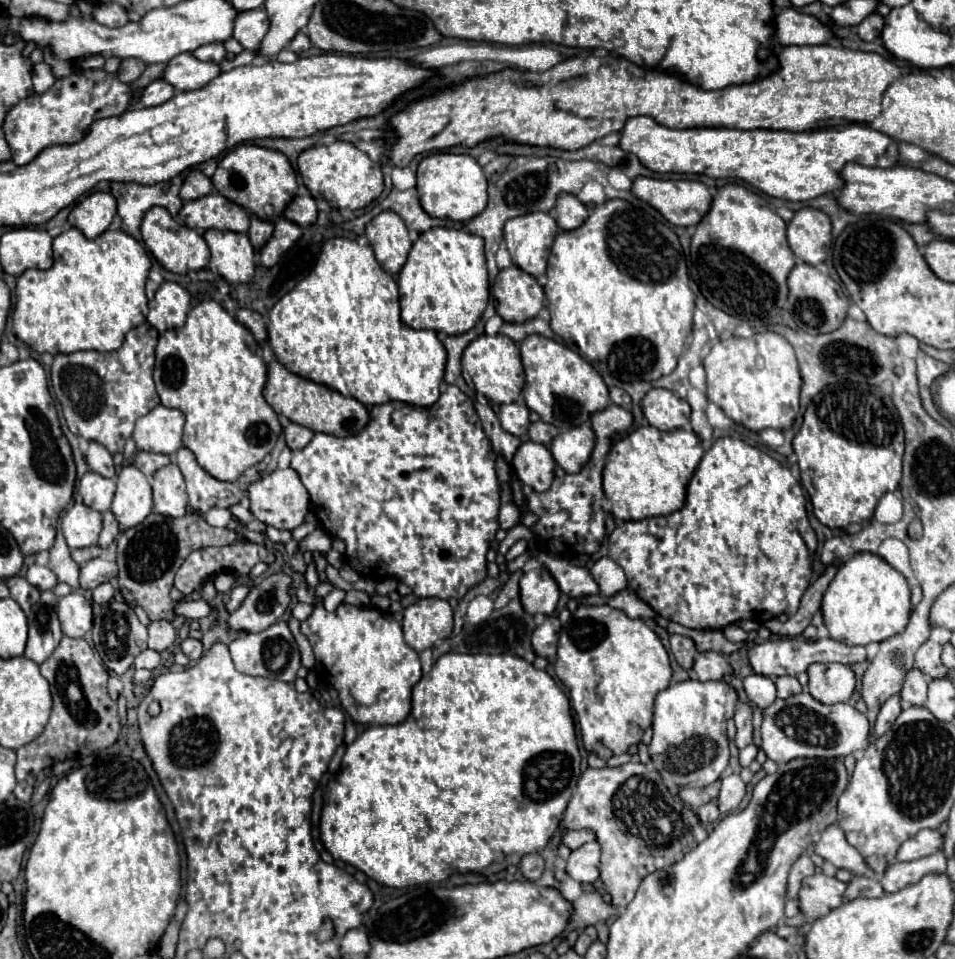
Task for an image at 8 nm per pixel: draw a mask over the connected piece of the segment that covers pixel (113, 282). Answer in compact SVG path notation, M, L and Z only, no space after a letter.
M69 228L53 240L55 262L49 270L25 270L15 288L13 333L39 354L79 350L117 350L125 334L147 318L145 282L151 260L143 246L123 230L107 230L95 240Z

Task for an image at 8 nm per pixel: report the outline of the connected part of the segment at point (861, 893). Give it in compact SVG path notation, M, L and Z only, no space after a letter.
M853 876L845 898L847 900L855 900L855 898L879 898L883 896L883 888L879 884L879 880L875 878L865 878L865 876Z

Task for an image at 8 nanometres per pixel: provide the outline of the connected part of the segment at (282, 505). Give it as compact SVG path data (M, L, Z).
M277 468L277 470L273 470L271 474L259 478L257 482L253 482L247 488L247 494L249 494L249 500L251 500L251 514L257 520L261 520L263 524L279 528L279 530L297 528L305 520L305 516L309 512L307 490L303 488L303 484L299 480L299 474L293 468L285 468L285 470Z

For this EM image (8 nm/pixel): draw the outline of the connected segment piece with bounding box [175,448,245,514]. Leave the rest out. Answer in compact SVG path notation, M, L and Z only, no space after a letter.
M181 448L175 456L175 462L187 482L189 506L199 514L207 514L207 510L219 506L229 508L239 504L245 498L245 490L241 490L235 482L221 482L209 476L195 460L189 448Z

